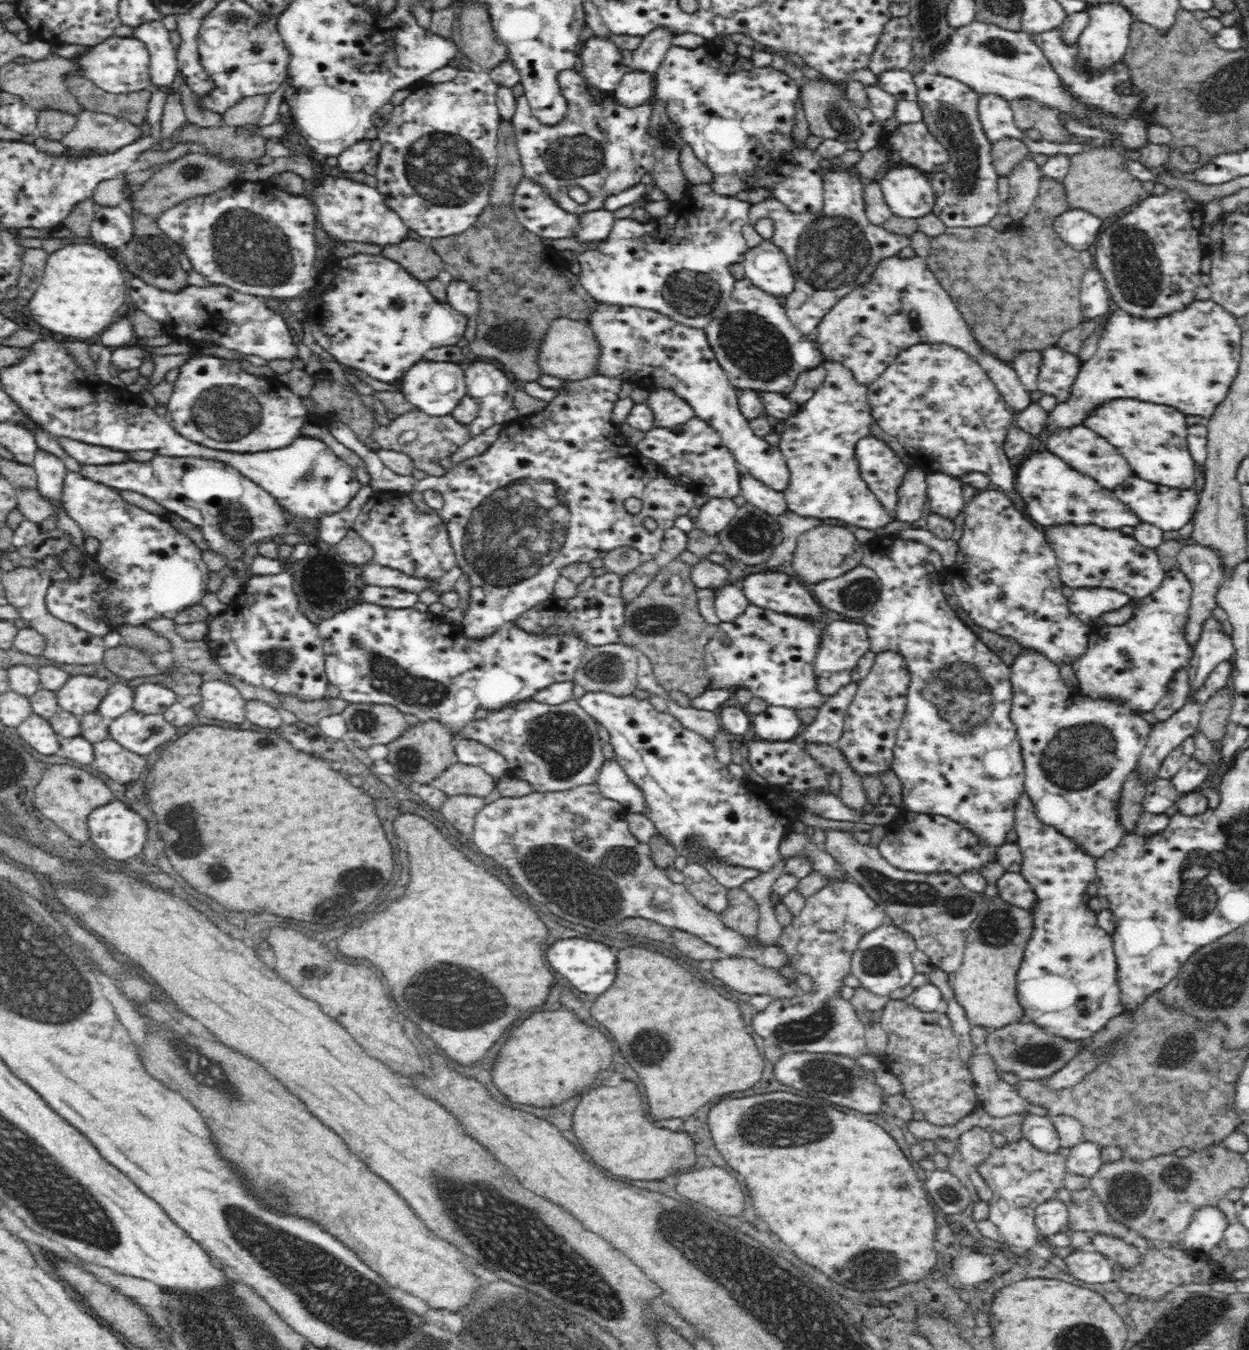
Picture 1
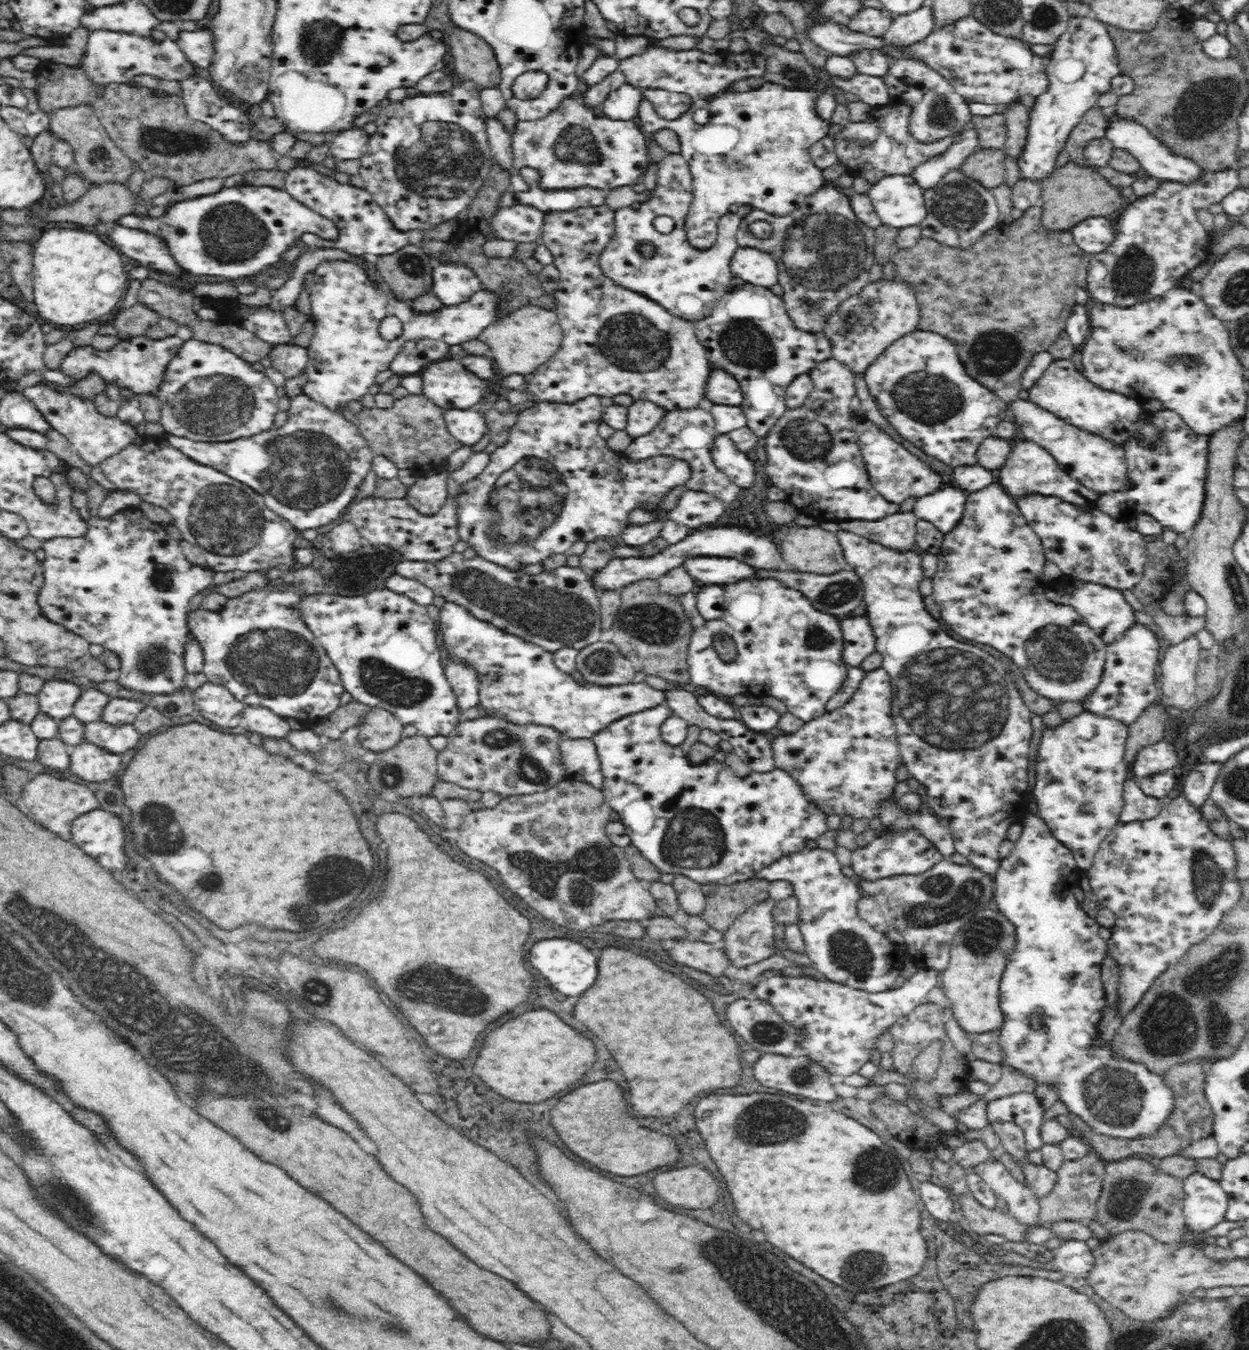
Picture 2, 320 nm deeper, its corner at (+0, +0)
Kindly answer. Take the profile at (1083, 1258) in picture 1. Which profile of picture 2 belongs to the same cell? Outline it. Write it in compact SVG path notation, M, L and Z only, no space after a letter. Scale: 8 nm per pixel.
M1080 1240L1062 1241L1059 1248L1049 1255L1057 1269L1064 1270L1066 1274L1082 1274L1088 1278L1095 1266L1094 1253L1088 1244Z

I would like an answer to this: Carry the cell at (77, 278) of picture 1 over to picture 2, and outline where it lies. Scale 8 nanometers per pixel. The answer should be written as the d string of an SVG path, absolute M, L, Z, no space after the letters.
M52 228L40 234L34 242L34 314L58 326L80 326L98 321L98 318L110 314L116 304L122 300L128 286L128 273L124 271L124 262L120 252L103 236L82 229Z

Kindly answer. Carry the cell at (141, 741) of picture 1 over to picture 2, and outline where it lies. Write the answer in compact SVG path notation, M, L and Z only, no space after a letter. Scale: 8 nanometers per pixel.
M108 721L85 723L84 740L92 742L114 754L122 754L140 744L144 736L132 723L112 724Z

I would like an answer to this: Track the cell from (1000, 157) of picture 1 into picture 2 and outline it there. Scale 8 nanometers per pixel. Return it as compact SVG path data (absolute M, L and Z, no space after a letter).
M983 147L972 153L960 166L961 172L966 173L986 188L996 188L1005 184L1006 155L1004 149Z

